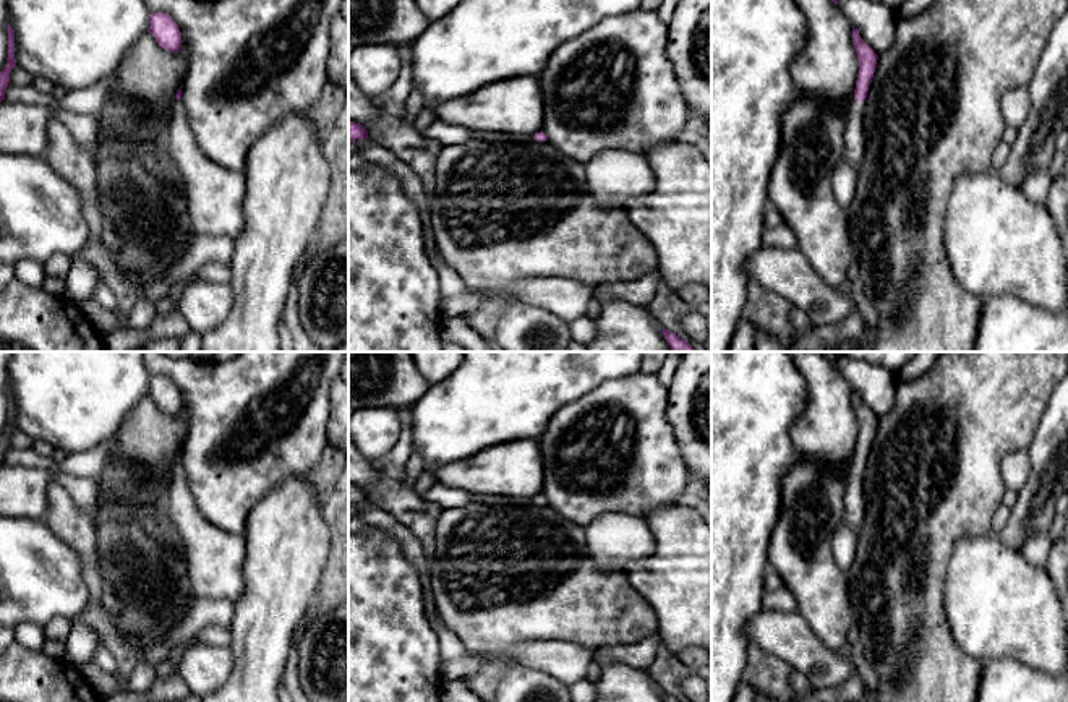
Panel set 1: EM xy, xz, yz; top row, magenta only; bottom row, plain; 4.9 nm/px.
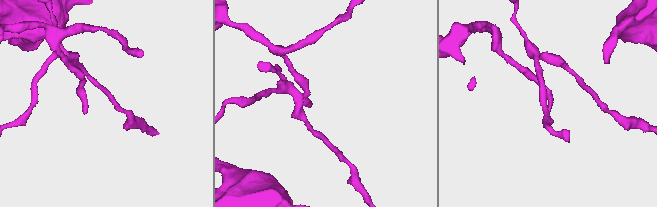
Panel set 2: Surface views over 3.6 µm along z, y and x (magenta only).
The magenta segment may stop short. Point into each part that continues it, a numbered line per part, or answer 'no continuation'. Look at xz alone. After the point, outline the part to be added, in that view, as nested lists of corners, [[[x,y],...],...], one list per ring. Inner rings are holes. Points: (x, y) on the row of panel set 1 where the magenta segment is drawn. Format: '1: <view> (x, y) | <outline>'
no continuation

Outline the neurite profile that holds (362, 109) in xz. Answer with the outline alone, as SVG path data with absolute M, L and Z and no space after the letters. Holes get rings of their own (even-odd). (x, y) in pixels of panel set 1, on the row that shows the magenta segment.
M348 76L348 122L360 123L366 131L376 126L382 110L374 99L363 94Z

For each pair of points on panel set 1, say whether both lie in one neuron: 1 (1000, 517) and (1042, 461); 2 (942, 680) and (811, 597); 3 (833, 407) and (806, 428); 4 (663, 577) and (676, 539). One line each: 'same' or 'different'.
1: different
2: different
3: same
4: same

